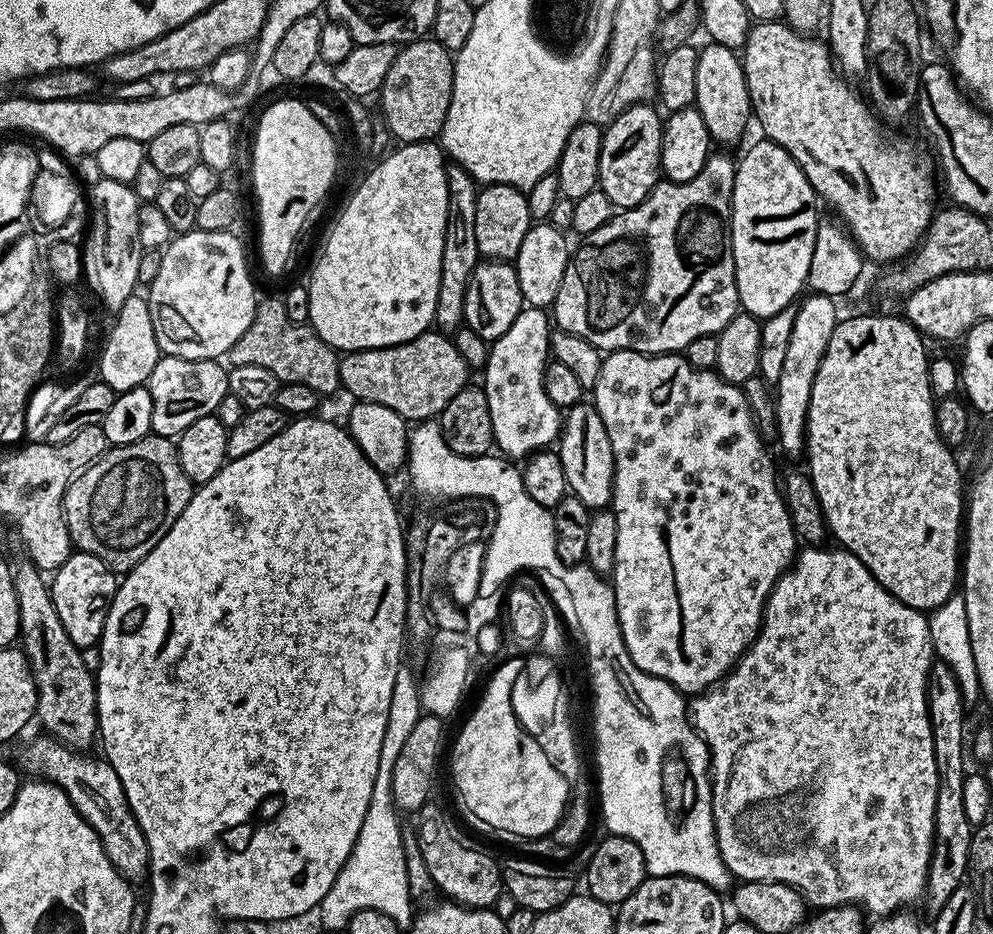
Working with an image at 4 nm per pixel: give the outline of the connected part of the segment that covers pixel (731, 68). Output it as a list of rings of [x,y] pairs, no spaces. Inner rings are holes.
[[[708,42],[705,45],[705,48],[701,47],[699,49],[698,90],[696,91],[694,106],[702,114],[702,122],[706,122],[706,130],[715,143],[717,140],[720,144],[736,144],[743,138],[744,131],[748,128],[748,120],[750,124],[753,119],[752,103],[750,102],[750,94],[744,77],[744,66],[741,57],[725,44]]]

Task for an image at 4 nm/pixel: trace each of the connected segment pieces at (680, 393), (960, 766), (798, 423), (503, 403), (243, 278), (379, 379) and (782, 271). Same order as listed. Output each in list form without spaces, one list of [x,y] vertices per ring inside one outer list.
[[[609,352],[604,356],[602,362],[602,370],[598,374],[598,382],[594,389],[594,403],[598,414],[602,418],[602,422],[606,426],[606,434],[610,434],[610,446],[614,454],[614,482],[612,483],[612,503],[610,505],[611,511],[616,513],[616,521],[618,522],[618,546],[614,554],[614,566],[610,573],[610,583],[614,590],[614,598],[616,599],[616,609],[618,610],[618,622],[622,630],[622,638],[626,642],[626,650],[630,654],[630,658],[637,664],[643,672],[648,673],[650,676],[657,676],[666,682],[670,682],[675,686],[679,692],[685,694],[699,694],[707,692],[712,685],[718,681],[723,680],[727,672],[732,671],[732,667],[736,664],[737,660],[743,656],[746,649],[752,645],[754,638],[760,632],[760,621],[764,618],[764,604],[768,600],[768,596],[772,593],[772,588],[776,585],[776,579],[781,574],[788,571],[793,560],[798,555],[798,537],[794,526],[790,522],[790,514],[784,505],[784,494],[782,491],[781,481],[778,479],[778,472],[776,476],[776,468],[772,465],[772,456],[764,449],[764,440],[760,437],[758,429],[758,422],[752,416],[750,406],[744,397],[744,389],[739,384],[731,384],[726,382],[714,370],[703,372],[697,368],[691,368],[690,365],[684,361],[683,355],[680,354],[645,354],[643,352]]]
[[[937,659],[928,671],[928,717],[934,738],[934,758],[938,766],[938,798],[934,812],[936,833],[932,839],[932,857],[928,863],[928,887],[926,889],[926,901],[928,900],[929,913],[932,914],[940,912],[942,906],[946,906],[946,898],[950,898],[950,894],[954,894],[954,890],[961,887],[969,875],[968,855],[972,845],[974,826],[966,818],[966,802],[964,801],[964,777],[966,775],[966,769],[964,769],[964,752],[966,756],[964,711],[966,711],[966,705],[960,695],[960,688],[956,684],[954,674],[948,668],[945,660]]]
[[[815,294],[805,295],[799,301],[794,318],[794,330],[790,330],[790,346],[786,349],[786,358],[782,363],[782,374],[774,385],[776,398],[774,427],[780,435],[781,450],[792,460],[798,459],[799,456],[801,459],[806,452],[810,390],[814,388],[814,374],[818,374],[818,366],[830,342],[830,334],[834,334],[838,323],[836,304],[837,301],[833,297]]]
[[[526,306],[518,318],[514,318],[510,330],[506,330],[502,338],[491,341],[488,360],[482,369],[482,387],[486,402],[490,402],[490,422],[494,426],[492,439],[505,457],[527,458],[533,452],[557,443],[562,427],[562,412],[554,402],[550,402],[550,394],[544,385],[553,331],[549,313],[545,309]]]
[[[199,230],[181,232],[175,238],[169,240],[167,248],[163,249],[160,257],[158,275],[155,276],[154,282],[147,285],[146,288],[146,299],[154,322],[154,334],[158,338],[158,346],[163,355],[177,356],[187,360],[220,360],[227,357],[228,351],[234,346],[234,342],[238,342],[238,338],[242,338],[242,334],[246,334],[246,326],[250,326],[250,322],[256,313],[258,295],[256,296],[256,288],[252,285],[252,276],[248,273],[248,260],[244,257],[244,244],[240,240],[242,239],[239,235],[230,231],[201,232]]]
[[[429,330],[422,335],[415,336],[414,339],[406,341],[406,343],[395,344],[386,348],[367,348],[361,352],[346,352],[340,356],[340,388],[348,391],[353,401],[363,402],[366,404],[377,404],[378,406],[390,406],[390,410],[394,410],[394,414],[398,414],[405,422],[423,422],[439,417],[442,410],[446,410],[446,402],[450,402],[450,398],[454,398],[454,394],[458,394],[458,390],[462,390],[469,383],[468,375],[470,369],[465,362],[462,354],[458,354],[458,350],[454,346],[453,339],[450,339],[445,333],[436,330]]]
[[[760,138],[744,157],[739,157],[732,191],[731,233],[736,289],[740,295],[739,307],[743,311],[757,318],[767,318],[789,307],[801,295],[810,270],[810,254],[814,254],[818,223],[816,204],[817,194],[810,186],[806,174],[802,174],[799,162],[773,140]]]

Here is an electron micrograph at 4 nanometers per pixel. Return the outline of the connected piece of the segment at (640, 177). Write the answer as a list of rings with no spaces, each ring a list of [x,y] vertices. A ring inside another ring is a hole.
[[[648,102],[630,106],[604,128],[599,191],[610,198],[613,209],[623,210],[638,206],[651,194],[654,186],[661,183],[660,151],[664,120],[661,113],[655,107],[652,109],[652,106]]]

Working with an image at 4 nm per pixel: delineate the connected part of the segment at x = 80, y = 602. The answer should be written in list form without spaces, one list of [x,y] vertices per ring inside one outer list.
[[[76,550],[73,551],[70,558],[66,558],[66,562],[60,568],[56,569],[50,580],[50,587],[52,589],[51,600],[54,602],[54,610],[58,610],[58,618],[64,627],[63,635],[66,639],[77,650],[99,645],[100,636],[104,633],[104,623],[108,617],[108,607],[111,606],[113,598],[116,597],[117,573],[94,554]]]

